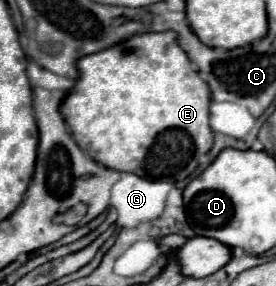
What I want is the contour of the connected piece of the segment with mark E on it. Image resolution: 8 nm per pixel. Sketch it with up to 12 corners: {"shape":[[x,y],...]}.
{"shape":[[176,33],[78,59],[60,111],[100,165],[176,183],[210,151]]}

